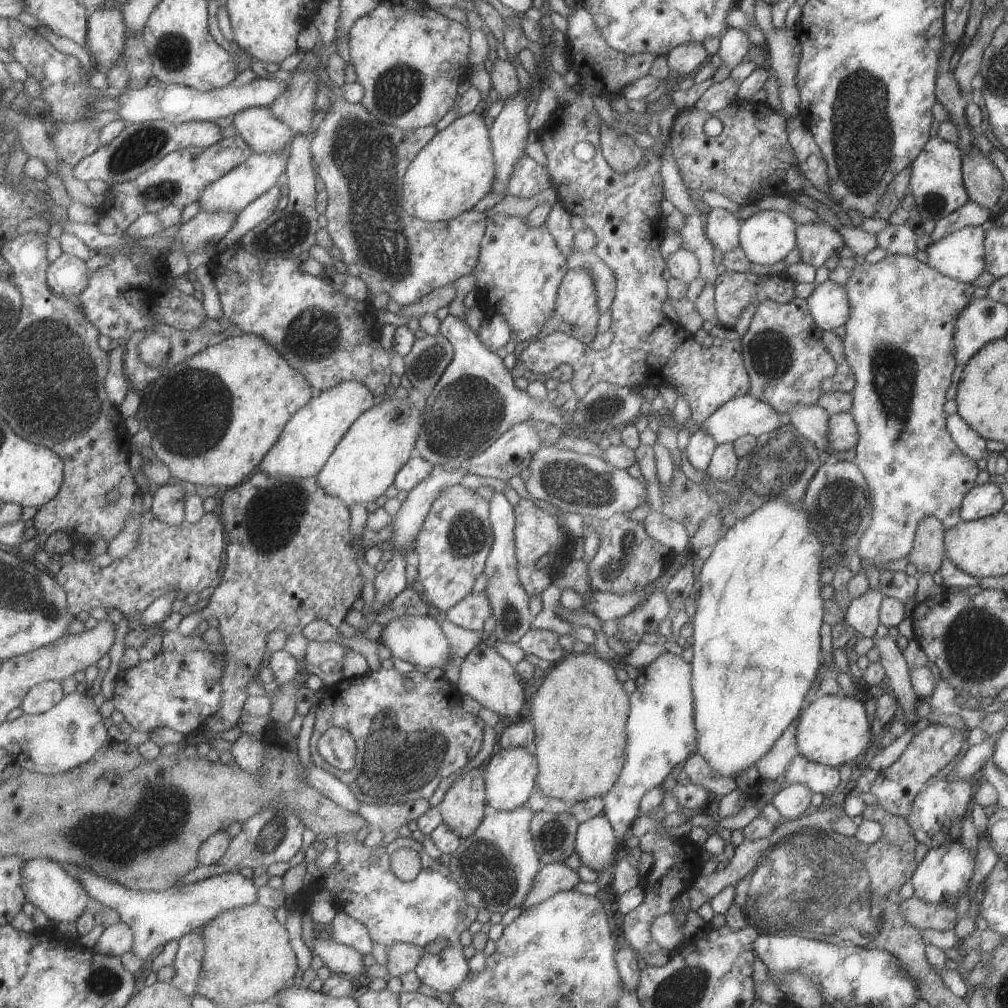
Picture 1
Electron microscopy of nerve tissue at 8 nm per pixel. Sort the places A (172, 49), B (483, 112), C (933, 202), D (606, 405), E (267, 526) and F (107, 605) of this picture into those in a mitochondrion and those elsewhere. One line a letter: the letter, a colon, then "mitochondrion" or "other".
A: mitochondrion
B: other
C: mitochondrion
D: mitochondrion
E: mitochondrion
F: other

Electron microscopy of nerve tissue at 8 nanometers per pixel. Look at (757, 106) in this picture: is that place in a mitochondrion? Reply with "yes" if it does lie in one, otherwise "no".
no

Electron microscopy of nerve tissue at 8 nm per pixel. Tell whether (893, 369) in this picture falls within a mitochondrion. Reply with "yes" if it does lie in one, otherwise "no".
yes

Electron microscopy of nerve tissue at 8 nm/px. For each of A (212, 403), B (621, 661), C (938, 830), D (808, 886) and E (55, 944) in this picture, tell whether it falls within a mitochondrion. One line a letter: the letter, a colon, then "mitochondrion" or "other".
A: mitochondrion
B: other
C: mitochondrion
D: mitochondrion
E: other

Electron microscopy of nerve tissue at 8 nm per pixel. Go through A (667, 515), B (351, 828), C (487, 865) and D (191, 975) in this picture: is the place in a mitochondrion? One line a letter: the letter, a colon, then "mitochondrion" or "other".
A: other
B: other
C: mitochondrion
D: mitochondrion

